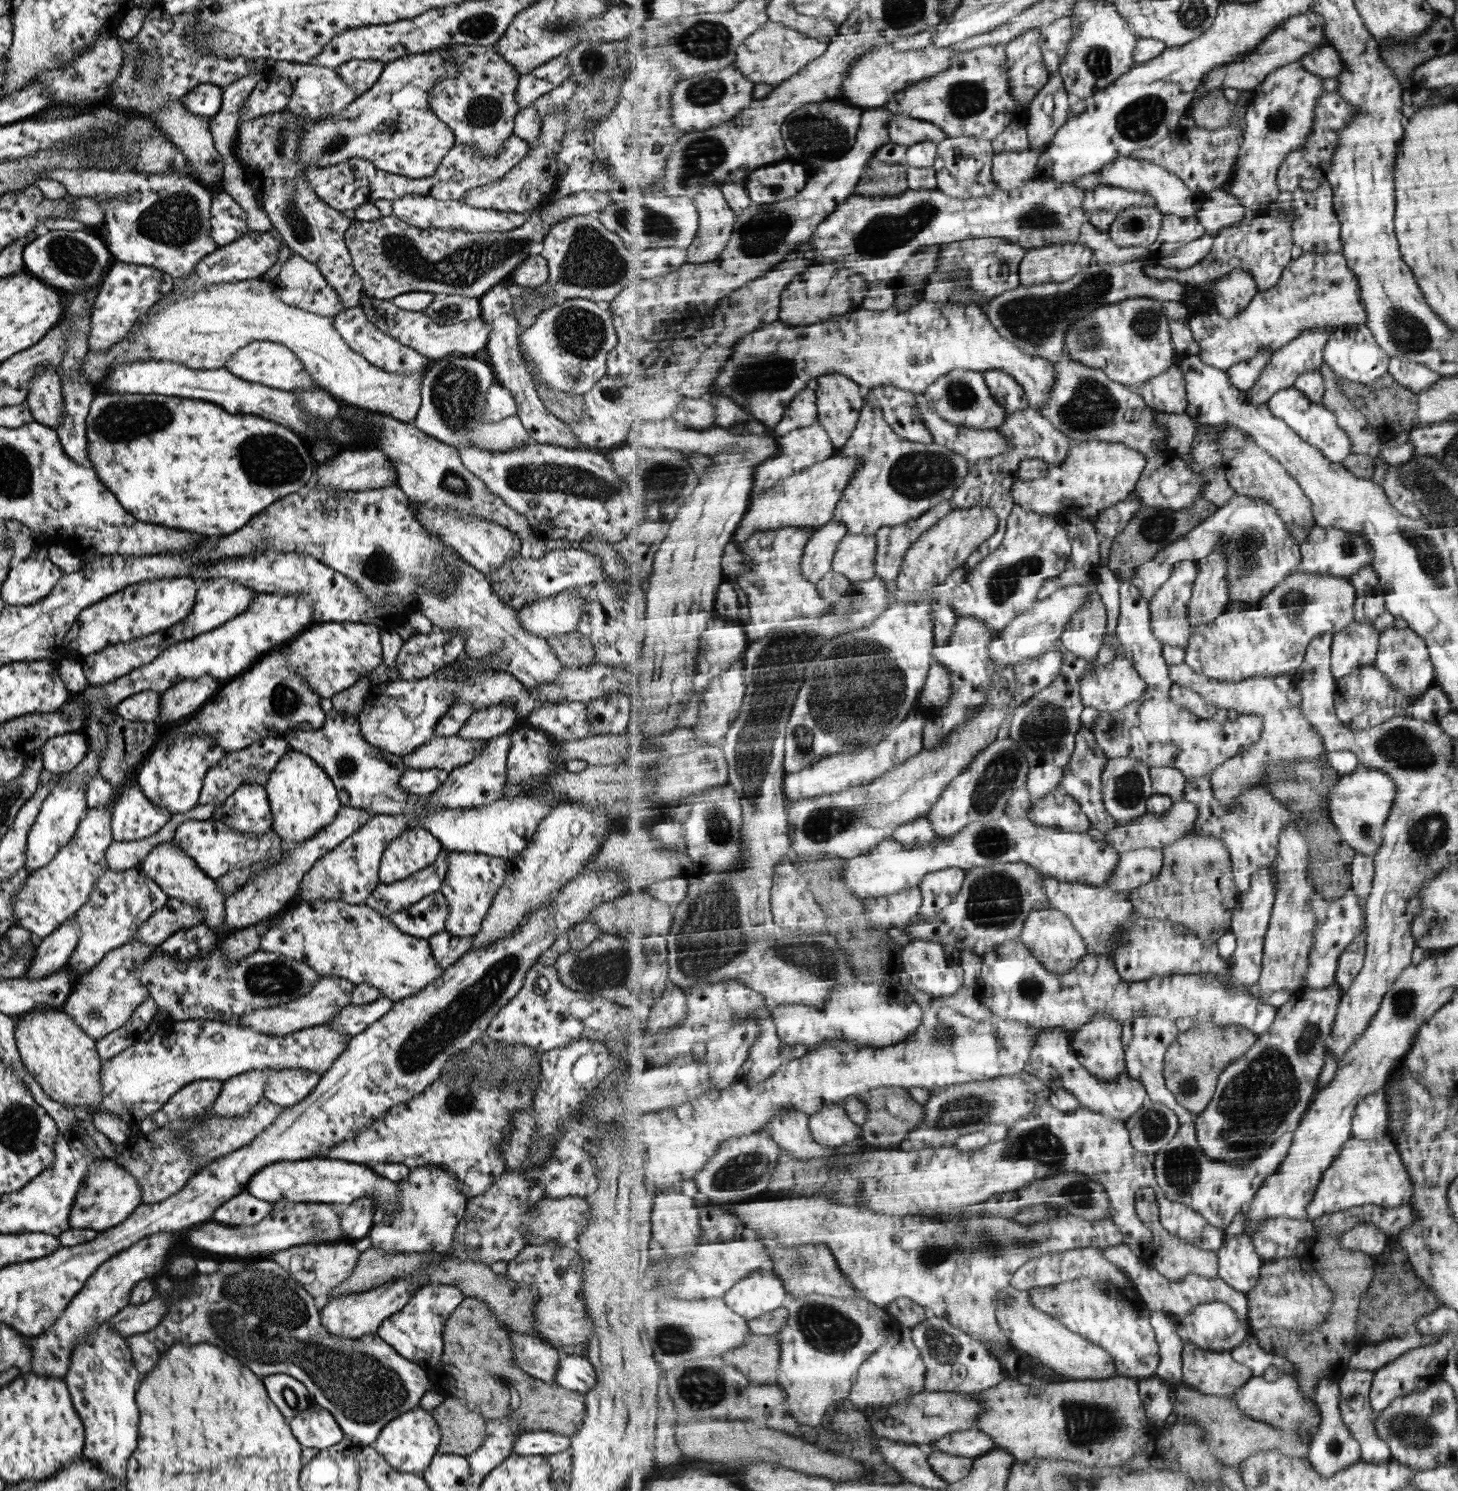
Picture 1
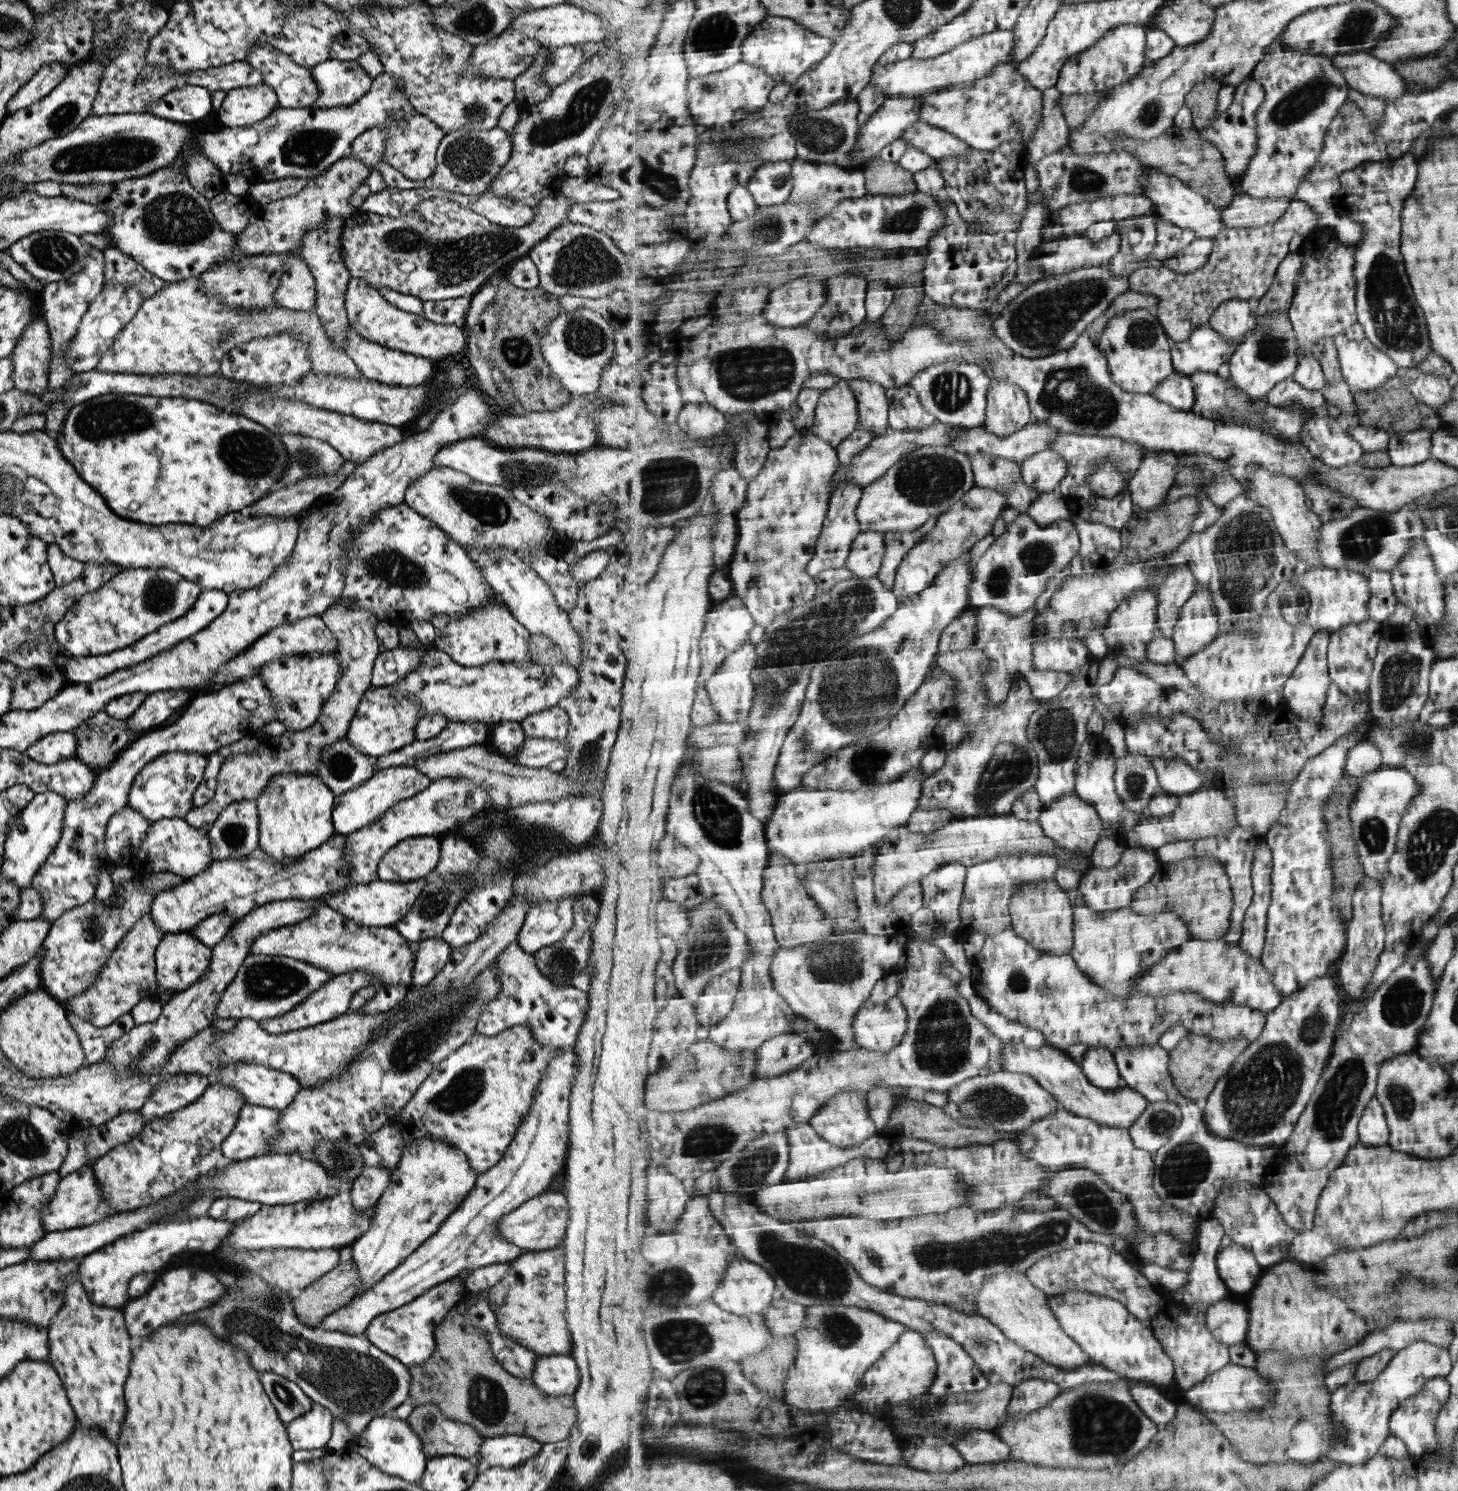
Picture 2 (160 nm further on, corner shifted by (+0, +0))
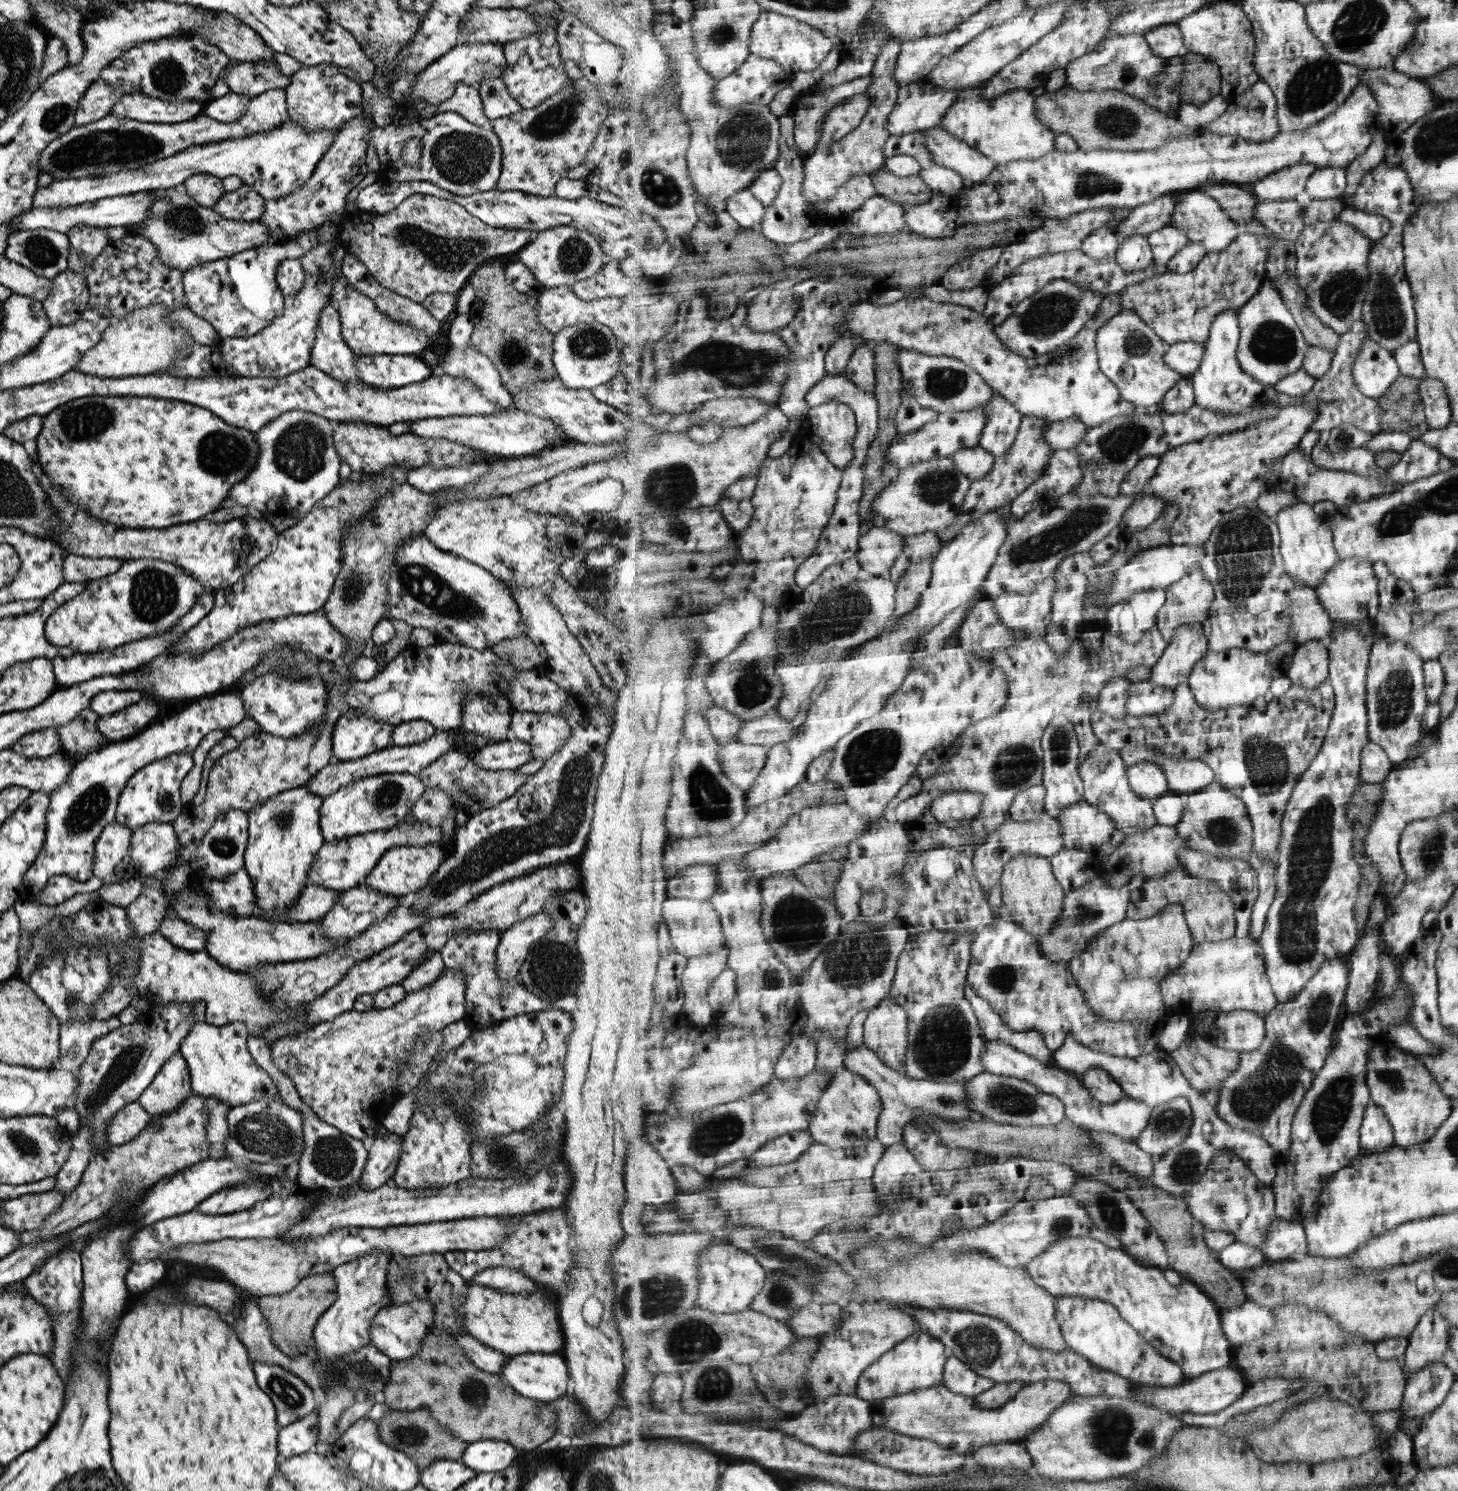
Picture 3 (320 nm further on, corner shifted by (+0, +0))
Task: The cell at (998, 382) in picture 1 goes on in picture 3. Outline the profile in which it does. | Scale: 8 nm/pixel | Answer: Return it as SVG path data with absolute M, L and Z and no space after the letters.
M995 394L985 410L987 427L981 436L980 446L997 458L1007 455L1018 438L1023 424L1023 412L999 394Z

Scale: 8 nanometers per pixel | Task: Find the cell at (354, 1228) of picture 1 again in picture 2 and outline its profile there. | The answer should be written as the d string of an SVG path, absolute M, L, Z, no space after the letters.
M380 1166L363 1167L349 1184L350 1201L356 1211L375 1205L390 1179L390 1170Z

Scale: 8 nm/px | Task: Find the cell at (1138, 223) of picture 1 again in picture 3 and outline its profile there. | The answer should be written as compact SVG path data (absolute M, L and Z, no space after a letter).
M1135 234L1119 243L1115 262L1125 270L1143 270L1154 263L1154 252L1147 235Z

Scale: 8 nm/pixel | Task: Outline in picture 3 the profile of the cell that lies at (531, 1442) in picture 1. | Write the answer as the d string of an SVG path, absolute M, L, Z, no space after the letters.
M477 1440L467 1443L460 1461L477 1473L493 1473L508 1468L521 1450L502 1440Z

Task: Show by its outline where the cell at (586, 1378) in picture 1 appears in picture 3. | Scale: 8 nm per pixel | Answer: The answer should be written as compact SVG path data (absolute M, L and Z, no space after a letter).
M525 1353L511 1356L498 1374L503 1382L525 1399L546 1403L566 1395L567 1366L561 1354Z

